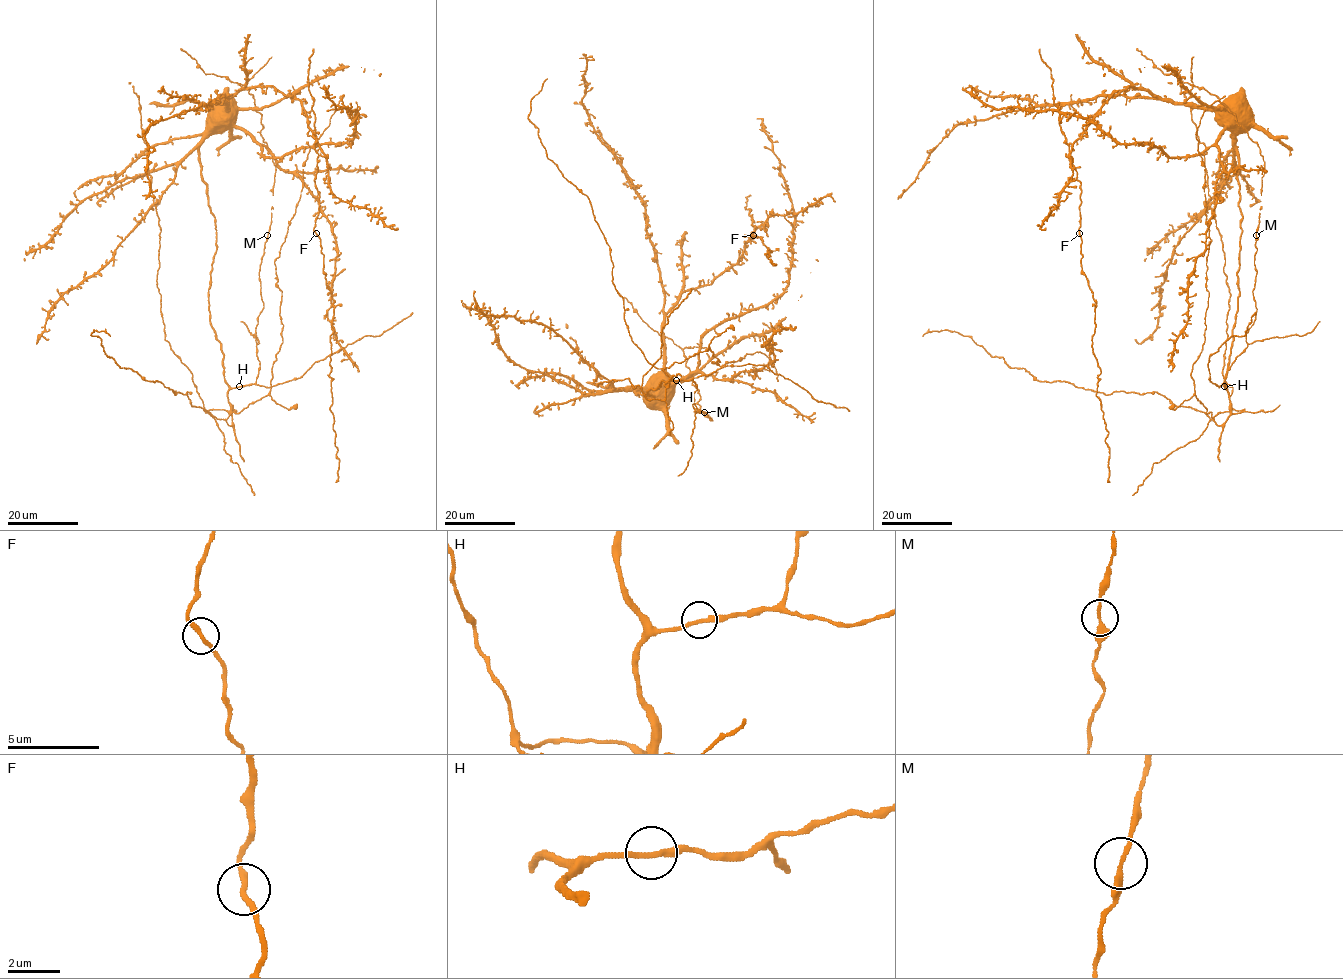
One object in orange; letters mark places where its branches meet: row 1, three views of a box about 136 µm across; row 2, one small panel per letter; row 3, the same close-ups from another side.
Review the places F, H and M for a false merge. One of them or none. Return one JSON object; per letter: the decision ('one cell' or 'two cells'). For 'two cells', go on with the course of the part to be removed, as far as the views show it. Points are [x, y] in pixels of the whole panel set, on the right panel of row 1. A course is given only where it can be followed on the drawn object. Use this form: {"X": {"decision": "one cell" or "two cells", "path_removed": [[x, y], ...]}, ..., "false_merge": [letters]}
{"F": {"decision": "one cell"}, "H": {"decision": "one cell"}, "M": {"decision": "one cell"}, "false_merge": []}

